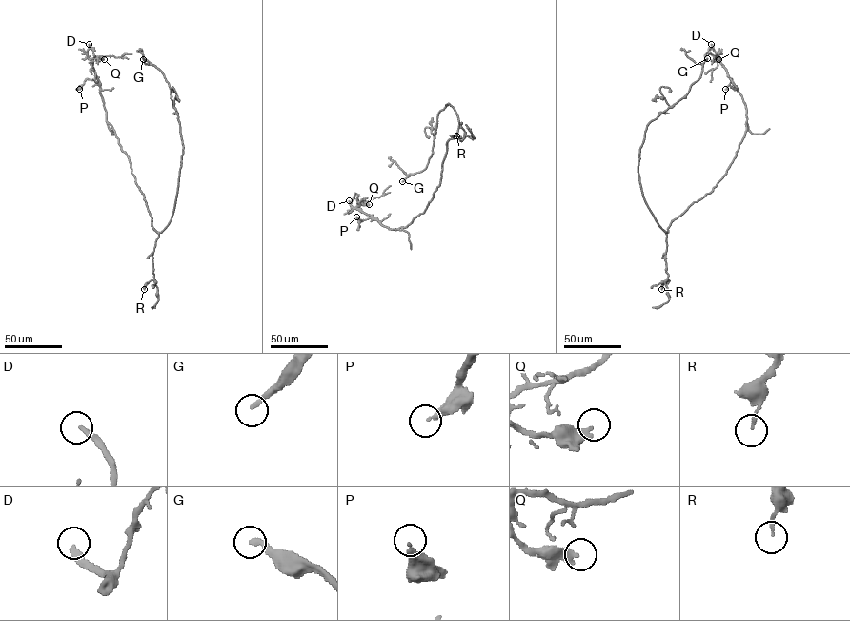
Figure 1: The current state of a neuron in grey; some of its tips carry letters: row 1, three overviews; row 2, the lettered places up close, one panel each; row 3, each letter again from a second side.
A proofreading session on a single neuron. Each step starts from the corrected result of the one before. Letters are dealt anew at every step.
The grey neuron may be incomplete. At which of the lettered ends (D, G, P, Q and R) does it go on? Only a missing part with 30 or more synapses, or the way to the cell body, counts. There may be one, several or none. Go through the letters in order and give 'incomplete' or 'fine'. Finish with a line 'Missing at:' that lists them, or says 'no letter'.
D: incomplete
G: incomplete
P: fine
Q: fine
R: fine
Missing at: D, G

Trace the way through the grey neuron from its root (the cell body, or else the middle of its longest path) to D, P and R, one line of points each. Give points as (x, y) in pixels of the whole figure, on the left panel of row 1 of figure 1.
D: (151, 223), (143, 195), (131, 174), (129, 156), (106, 120), (99, 81), (88, 56), (89, 44)
P: (151, 223), (143, 195), (131, 174), (129, 156), (106, 120), (100, 87), (93, 80), (87, 79), (79, 89)
R: (151, 223), (158, 235), (152, 256), (154, 279), (146, 282), (144, 289)

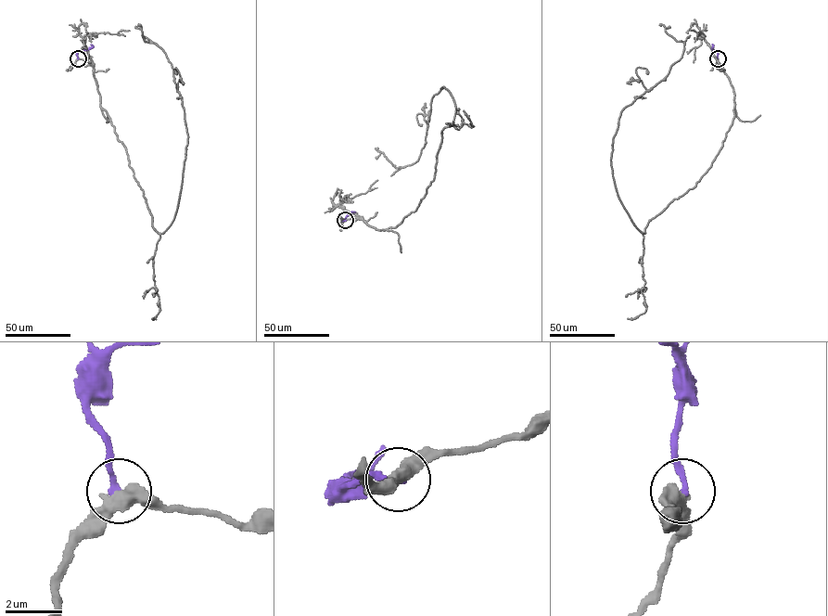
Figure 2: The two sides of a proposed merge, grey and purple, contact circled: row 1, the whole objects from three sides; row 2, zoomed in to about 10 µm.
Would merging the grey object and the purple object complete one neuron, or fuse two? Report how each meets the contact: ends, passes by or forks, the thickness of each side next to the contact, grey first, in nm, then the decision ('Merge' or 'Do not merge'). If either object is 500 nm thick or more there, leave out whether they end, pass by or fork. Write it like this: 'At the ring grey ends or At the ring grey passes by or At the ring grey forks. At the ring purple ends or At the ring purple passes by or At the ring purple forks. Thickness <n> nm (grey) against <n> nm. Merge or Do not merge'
At the ring grey passes by. At the ring purple ends. Thickness 440 nm (grey) against 200 nm. Merge

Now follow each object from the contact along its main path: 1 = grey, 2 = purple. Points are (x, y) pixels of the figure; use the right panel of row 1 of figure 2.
1: (718, 58), (732, 124), (643, 233), (611, 152), (620, 112), (681, 57), (659, 25)
2: (718, 58), (712, 44)

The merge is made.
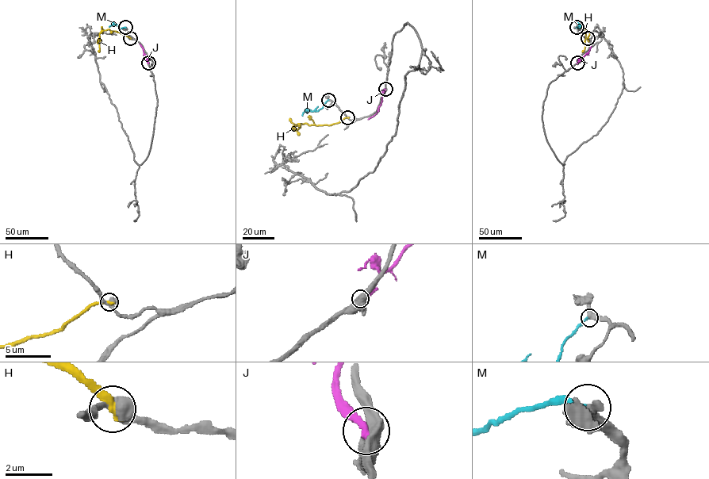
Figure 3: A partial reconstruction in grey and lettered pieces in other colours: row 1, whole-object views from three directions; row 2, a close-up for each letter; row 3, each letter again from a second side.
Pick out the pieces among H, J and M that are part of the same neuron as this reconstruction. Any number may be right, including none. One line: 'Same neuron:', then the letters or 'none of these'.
Same neuron: M

